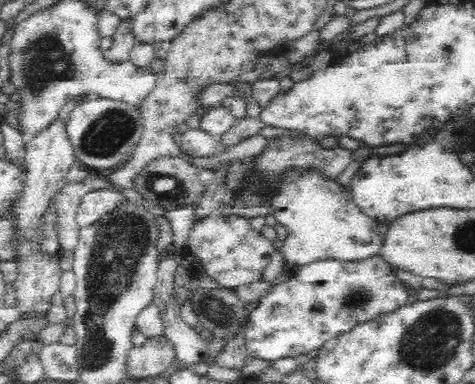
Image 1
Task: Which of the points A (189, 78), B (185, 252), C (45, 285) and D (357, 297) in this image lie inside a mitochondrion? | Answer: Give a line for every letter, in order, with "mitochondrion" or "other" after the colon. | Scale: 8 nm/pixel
A: mitochondrion
B: other
C: other
D: mitochondrion

